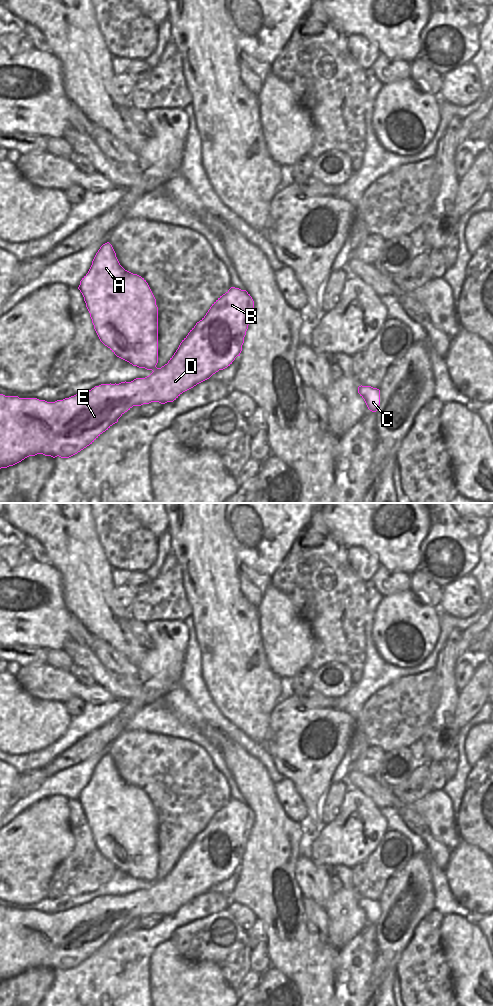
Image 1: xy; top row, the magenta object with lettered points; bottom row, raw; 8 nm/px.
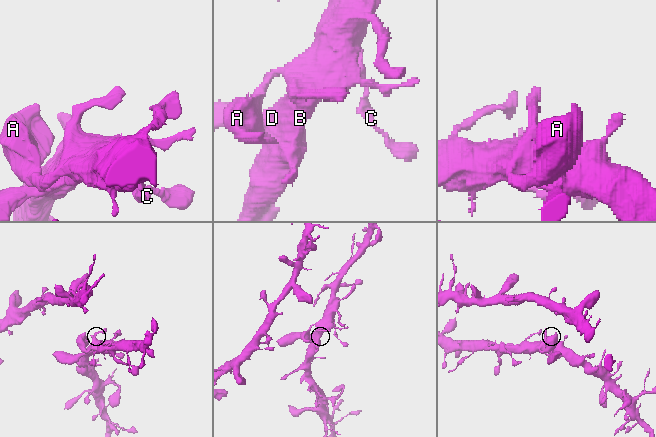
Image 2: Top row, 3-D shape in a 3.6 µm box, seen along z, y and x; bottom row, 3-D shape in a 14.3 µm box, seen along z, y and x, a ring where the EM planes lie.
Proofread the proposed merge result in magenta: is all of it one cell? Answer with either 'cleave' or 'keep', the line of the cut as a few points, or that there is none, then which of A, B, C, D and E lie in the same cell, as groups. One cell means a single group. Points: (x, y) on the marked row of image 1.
keep; cut none; groups A B C D E

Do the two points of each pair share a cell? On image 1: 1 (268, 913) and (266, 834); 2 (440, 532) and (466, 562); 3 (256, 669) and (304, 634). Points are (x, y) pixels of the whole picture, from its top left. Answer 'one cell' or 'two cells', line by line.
1: one cell
2: one cell
3: two cells

